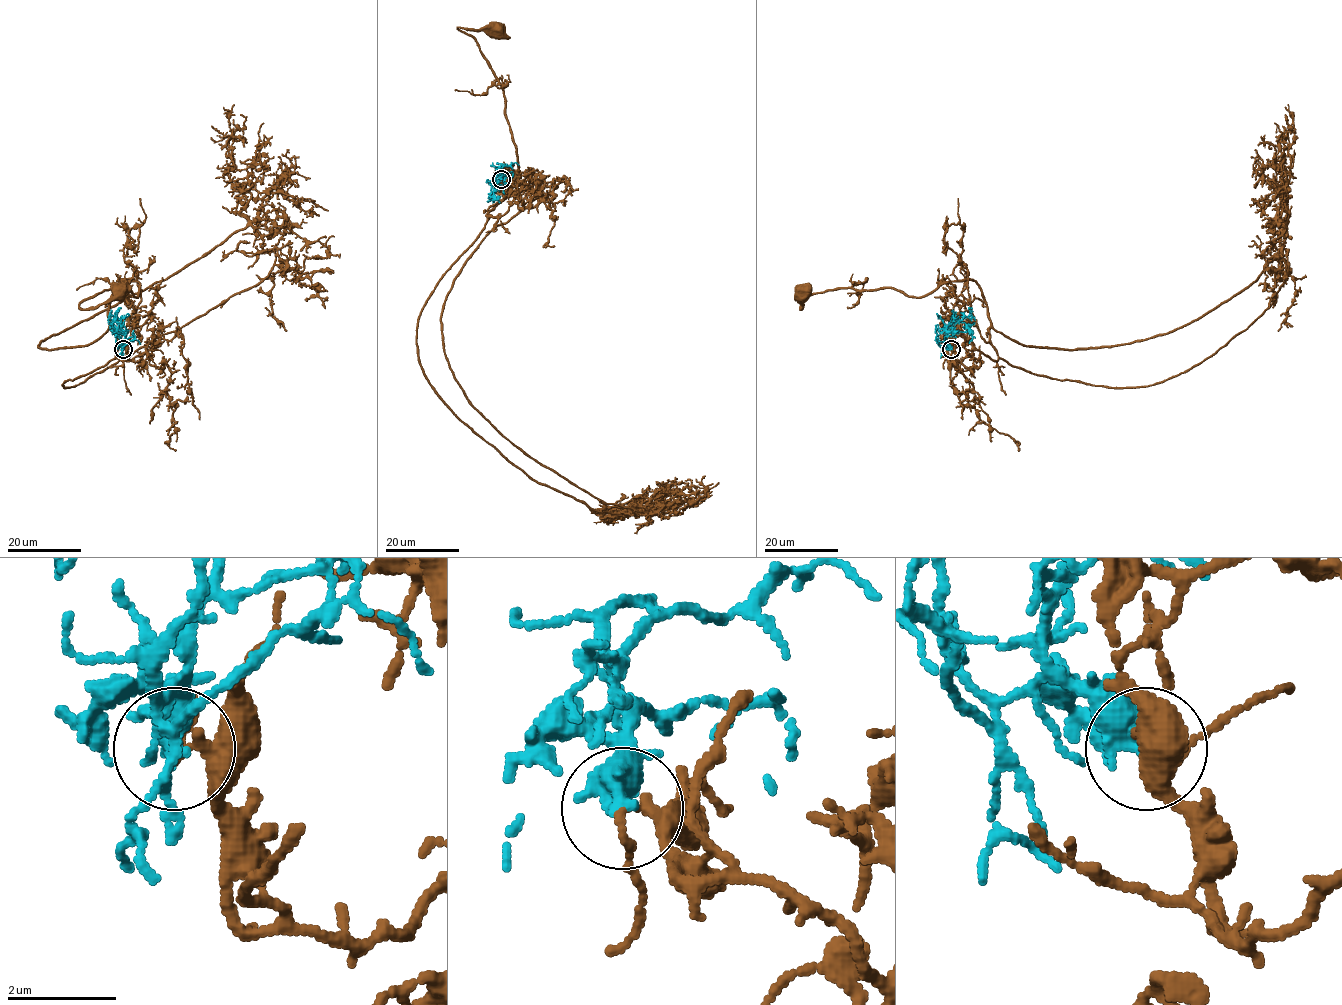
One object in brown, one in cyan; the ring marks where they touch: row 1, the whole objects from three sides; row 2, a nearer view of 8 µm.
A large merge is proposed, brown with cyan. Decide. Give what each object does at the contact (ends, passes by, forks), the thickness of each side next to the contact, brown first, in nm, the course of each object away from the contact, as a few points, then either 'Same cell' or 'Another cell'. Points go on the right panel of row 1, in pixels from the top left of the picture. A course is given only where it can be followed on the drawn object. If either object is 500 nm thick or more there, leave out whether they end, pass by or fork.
At the ring brown passes by. At the ring cyan passes by. Thickness 220 nm (brown) against 360 nm. Course of brown: (952, 348), (998, 359), (970, 279), (914, 297), (837, 288), (801, 309), (803, 289). Course of cyan: (952, 348), (944, 342), (946, 329), (954, 321), (965, 323), (972, 336), (968, 343). Another cell

